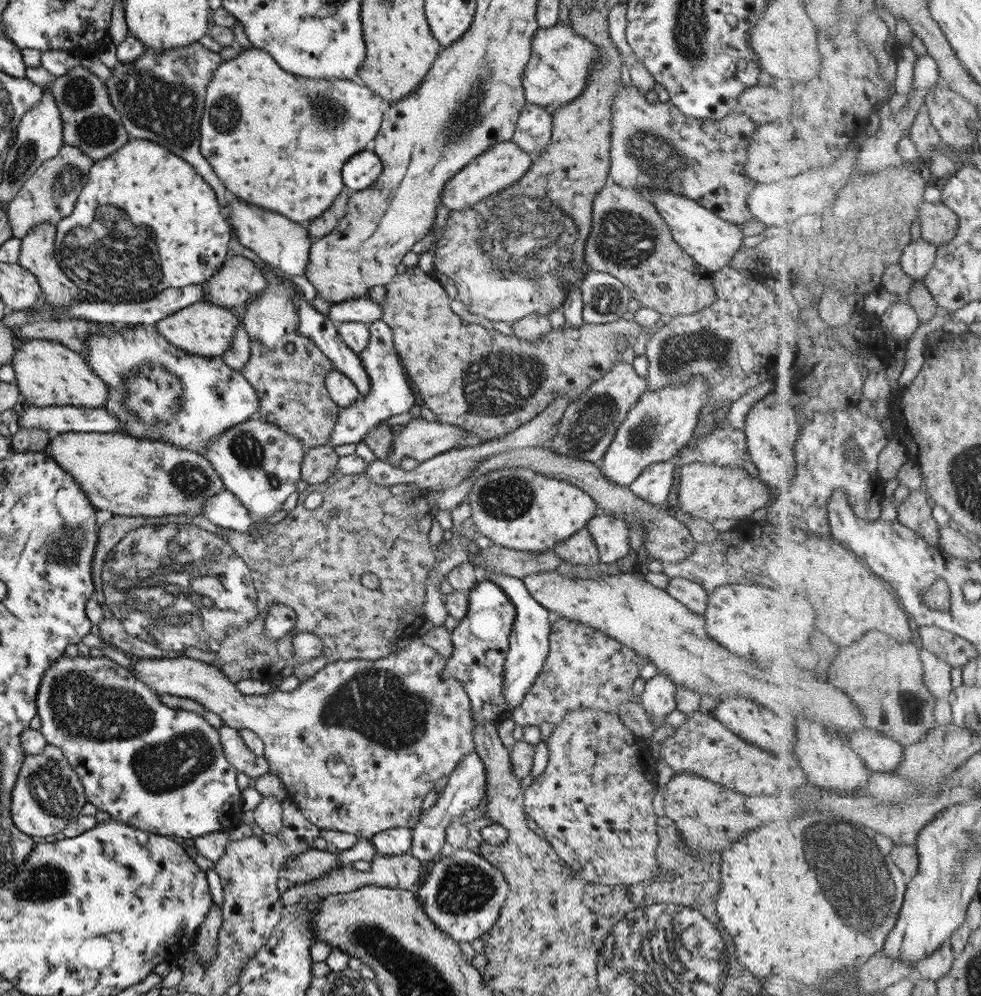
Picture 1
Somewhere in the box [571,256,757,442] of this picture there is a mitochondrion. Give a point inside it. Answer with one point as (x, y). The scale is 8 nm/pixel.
(683, 350)

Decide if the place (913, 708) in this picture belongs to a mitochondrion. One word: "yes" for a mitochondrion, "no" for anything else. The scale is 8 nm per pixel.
yes

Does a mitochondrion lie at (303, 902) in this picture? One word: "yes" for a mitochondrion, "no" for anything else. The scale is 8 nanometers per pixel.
no

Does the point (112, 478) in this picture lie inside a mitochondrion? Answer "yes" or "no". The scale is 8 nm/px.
no

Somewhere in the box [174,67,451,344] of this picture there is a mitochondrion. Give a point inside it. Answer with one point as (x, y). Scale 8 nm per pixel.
(225, 116)

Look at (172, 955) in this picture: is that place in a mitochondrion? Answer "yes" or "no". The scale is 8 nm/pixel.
no

